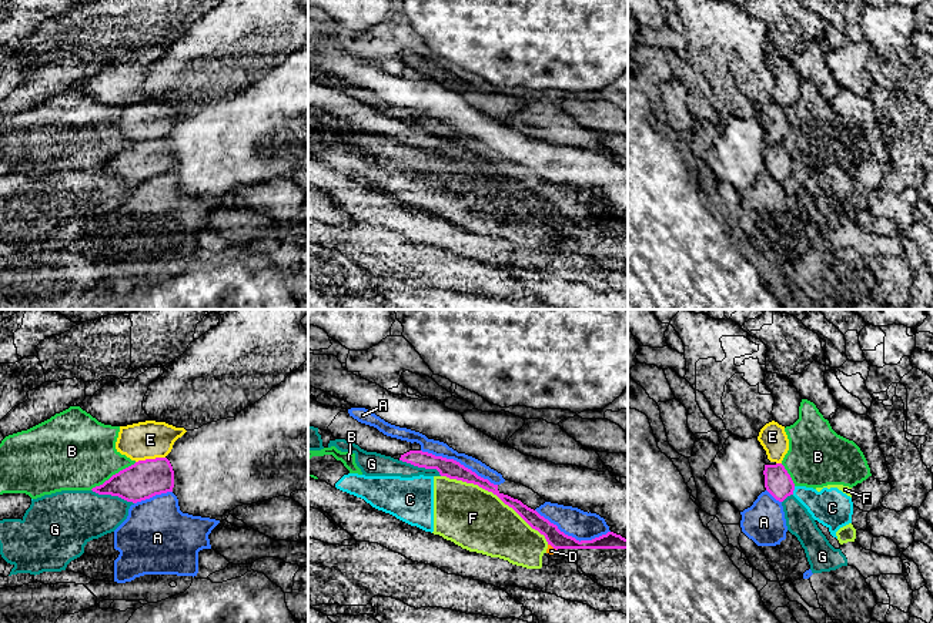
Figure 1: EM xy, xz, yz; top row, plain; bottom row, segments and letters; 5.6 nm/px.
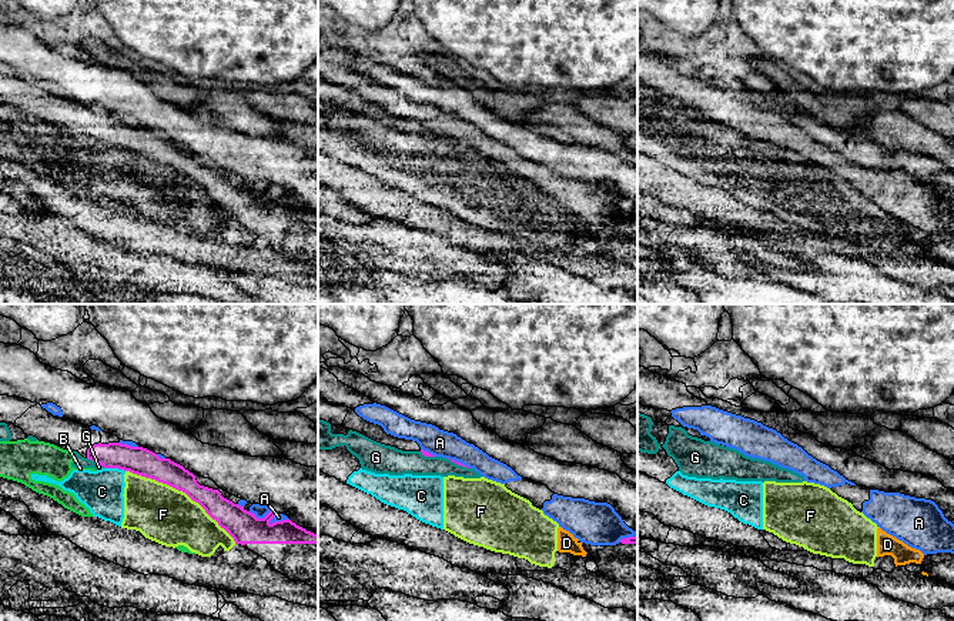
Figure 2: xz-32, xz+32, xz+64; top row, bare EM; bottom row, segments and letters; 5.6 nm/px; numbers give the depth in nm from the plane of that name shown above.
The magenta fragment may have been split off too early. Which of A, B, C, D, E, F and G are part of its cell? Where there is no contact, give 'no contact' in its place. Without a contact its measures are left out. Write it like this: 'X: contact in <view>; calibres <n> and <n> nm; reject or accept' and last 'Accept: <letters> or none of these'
A: contact in xz; calibres 110 and 90 nm; reject
B: contact in xy; calibres 220 and 440 nm; reject
C: contact in yz; calibres 160 and 220 nm; reject
D: contact in xz; calibres 100 and 50 nm; reject
E: contact in xy; calibres 220 and 220 nm; reject
F: contact in xz; calibres 90 and 360 nm; reject
G: contact in xz; calibres 110 and 130 nm; reject
Accept: none of these

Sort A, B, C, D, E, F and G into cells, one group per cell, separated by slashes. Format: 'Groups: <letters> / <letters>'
Groups: A / B / C D F G / E

